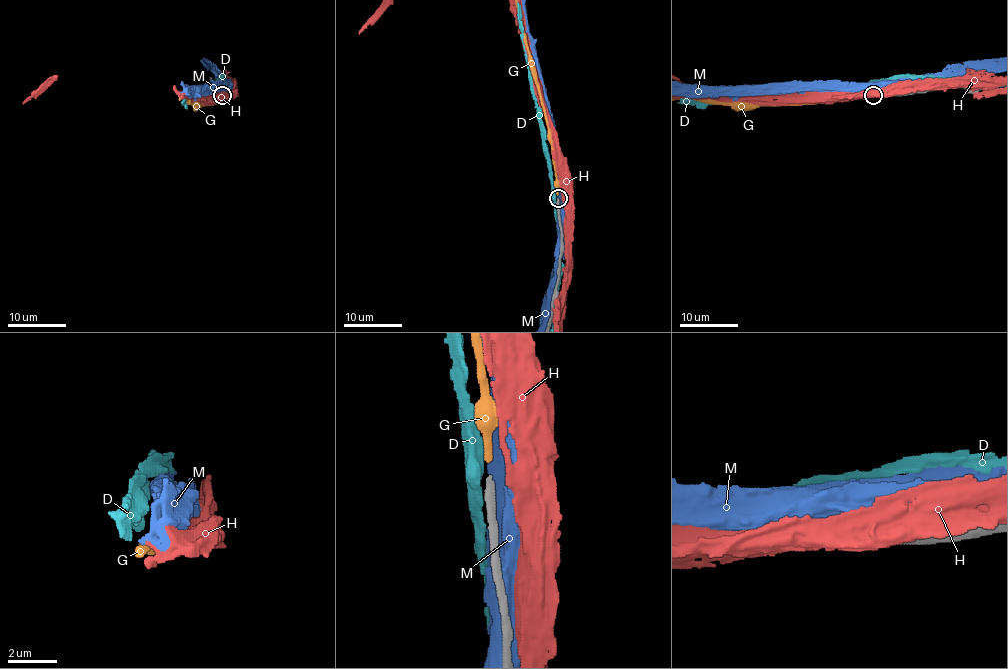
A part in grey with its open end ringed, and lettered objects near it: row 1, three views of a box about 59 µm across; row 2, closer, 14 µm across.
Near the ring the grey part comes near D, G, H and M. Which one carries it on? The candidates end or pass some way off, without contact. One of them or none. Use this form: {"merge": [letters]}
{"merge": ["G"]}

